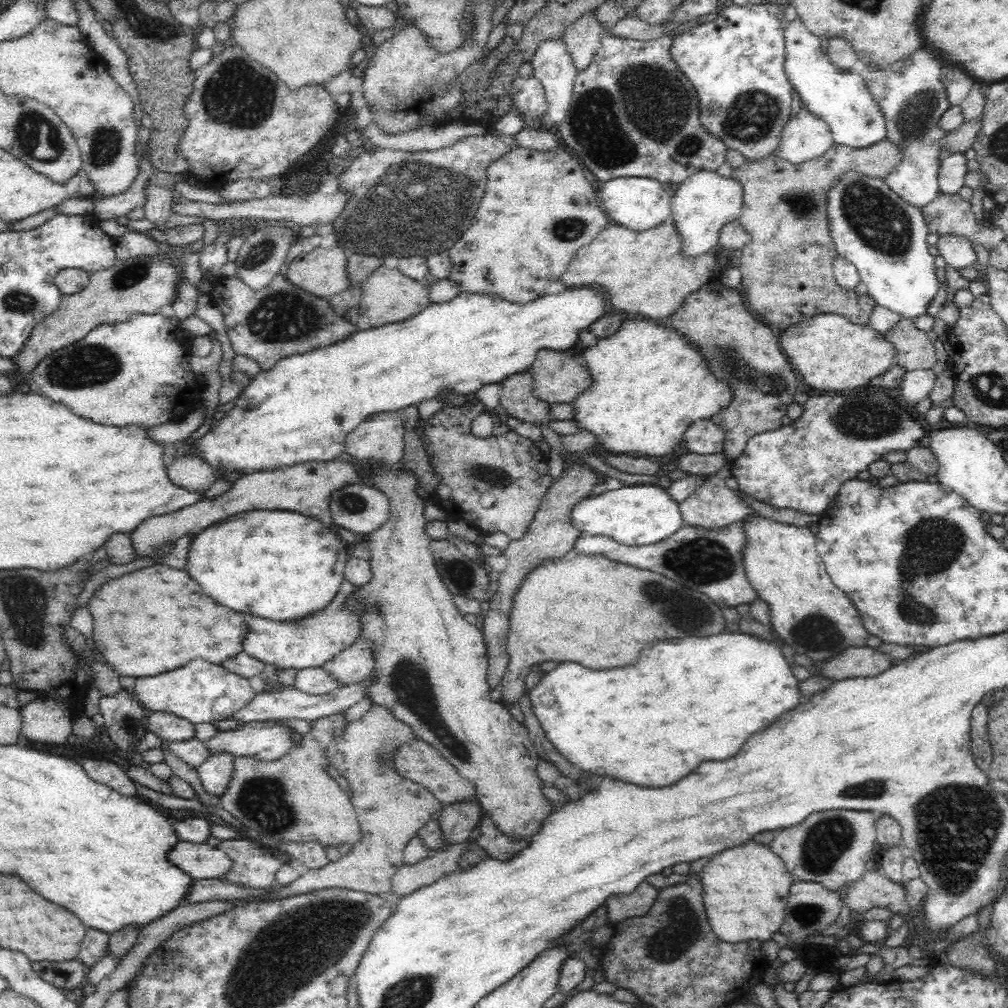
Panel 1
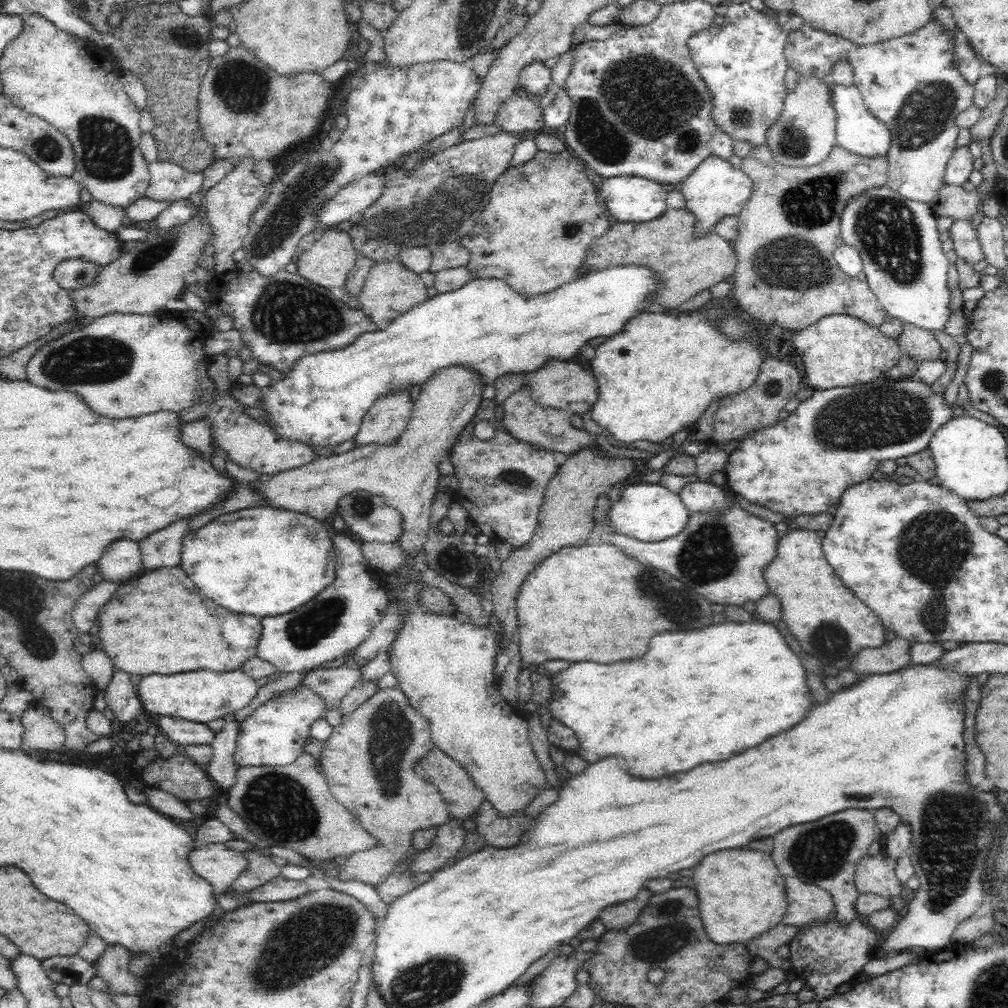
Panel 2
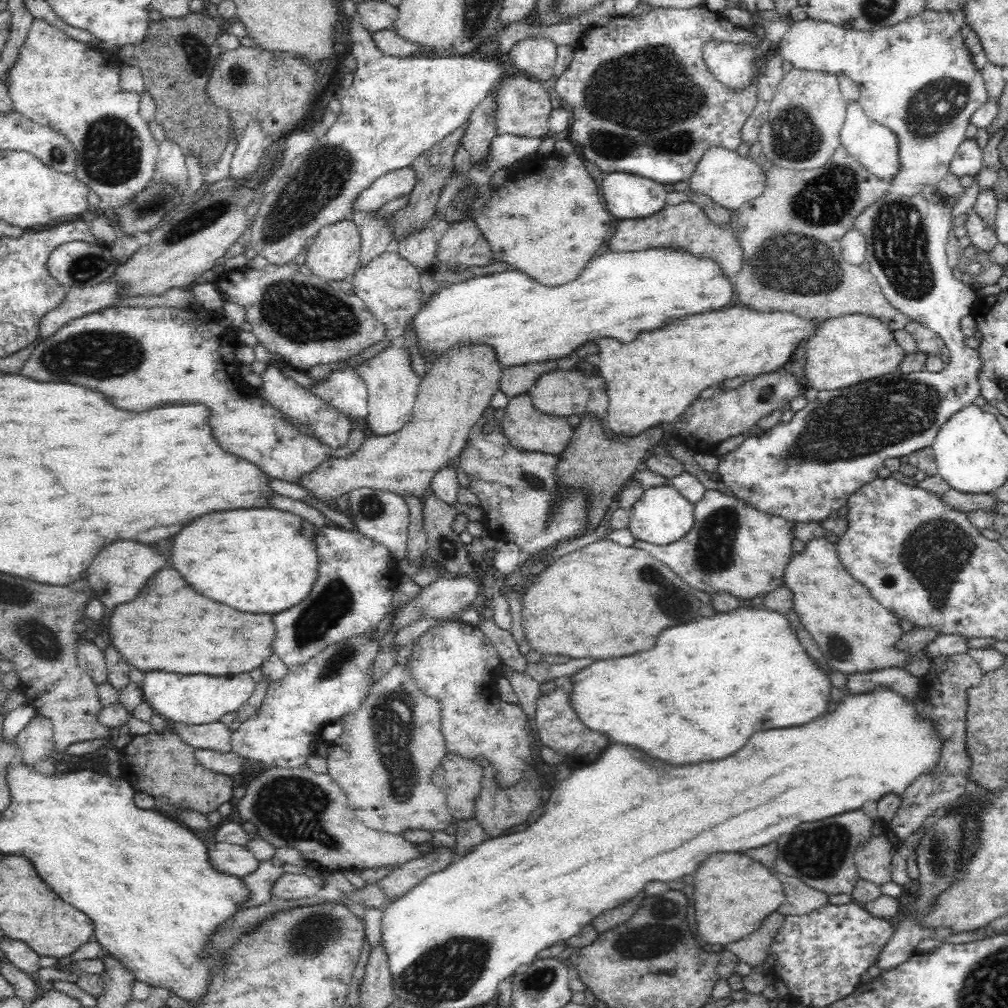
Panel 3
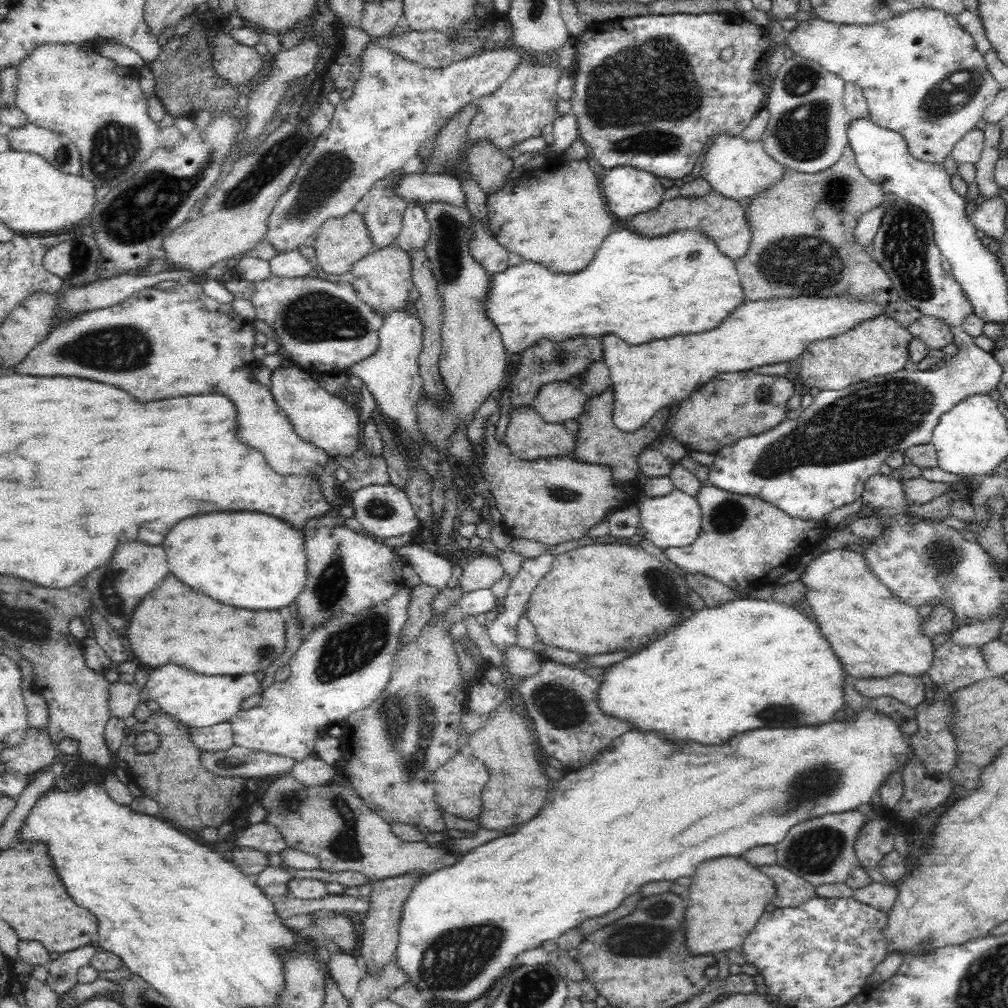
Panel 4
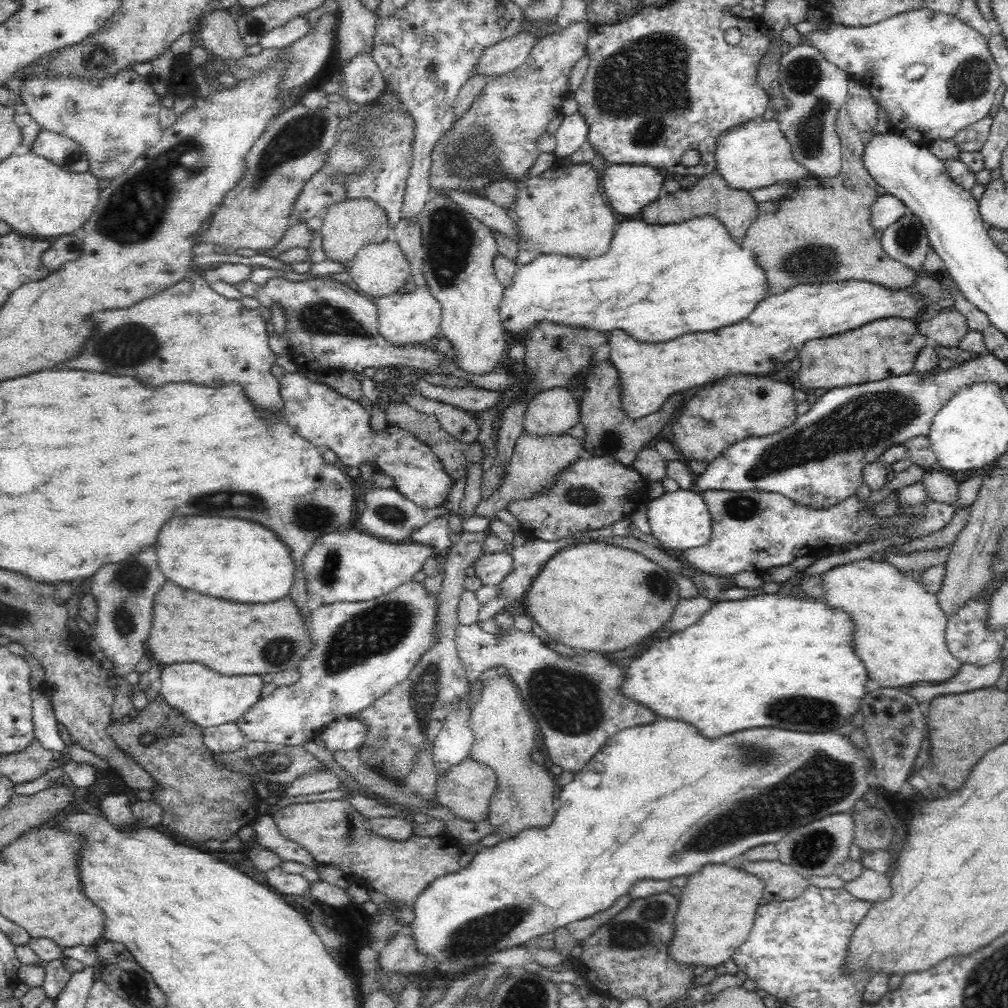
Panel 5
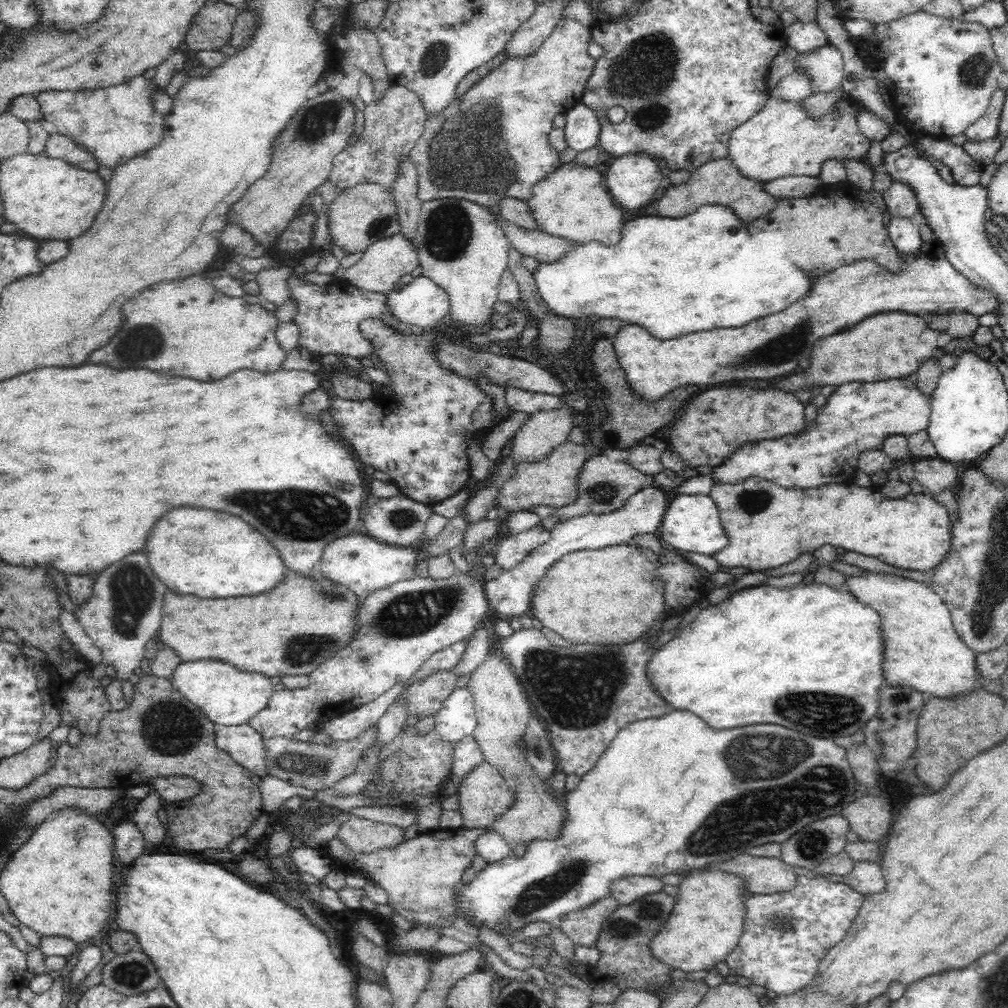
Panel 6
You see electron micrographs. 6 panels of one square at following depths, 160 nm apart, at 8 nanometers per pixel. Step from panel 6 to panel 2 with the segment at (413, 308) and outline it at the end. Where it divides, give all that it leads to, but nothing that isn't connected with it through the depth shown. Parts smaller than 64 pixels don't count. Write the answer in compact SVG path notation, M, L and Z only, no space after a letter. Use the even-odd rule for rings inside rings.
M390 390L368 409L354 438L354 446L393 445L411 421L413 409L407 390Z

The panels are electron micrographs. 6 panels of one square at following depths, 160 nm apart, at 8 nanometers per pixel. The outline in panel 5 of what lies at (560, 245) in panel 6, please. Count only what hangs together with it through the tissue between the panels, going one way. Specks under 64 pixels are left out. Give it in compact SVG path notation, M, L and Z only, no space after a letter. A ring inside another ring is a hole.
M446 191L438 192L436 196L448 197L489 229L501 232L510 240L516 240L516 225L506 215L505 210L481 194L470 195L466 192Z

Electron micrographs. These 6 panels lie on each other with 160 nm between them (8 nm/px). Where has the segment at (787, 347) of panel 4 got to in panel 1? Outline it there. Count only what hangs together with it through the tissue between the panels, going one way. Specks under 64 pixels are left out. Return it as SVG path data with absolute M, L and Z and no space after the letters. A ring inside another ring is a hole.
M627 317L620 323L617 331L609 336L598 339L598 342L594 346L590 346L586 351L582 352L581 361L589 370L592 382L588 386L586 391L580 392L578 396L570 405L572 405L572 411L574 416L570 418L573 420L574 425L580 429L590 431L594 437L596 437L597 447L612 455L630 455L632 456L673 456L676 450L680 448L680 443L684 441L686 429L693 423L699 420L708 420L712 416L718 415L723 408L726 408L732 400L731 386L724 381L719 381L714 378L710 372L708 372L708 364L703 354L693 345L690 341L682 335L682 333L676 332L676 330L670 330L668 326L658 326L658 324L652 324L652 319L633 318Z

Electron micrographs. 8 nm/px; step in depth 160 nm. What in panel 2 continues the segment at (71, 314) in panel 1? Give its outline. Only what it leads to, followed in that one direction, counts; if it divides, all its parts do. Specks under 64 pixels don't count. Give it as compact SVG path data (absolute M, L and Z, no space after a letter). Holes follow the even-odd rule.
M196 216L190 222L166 230L164 236L147 236L134 250L125 251L110 264L99 267L92 284L69 292L75 305L76 328L92 324L94 319L108 313L137 313L142 316L164 310L168 300L180 298L182 290L186 290L186 274L196 268L196 262L202 256L200 248L213 238L214 229L208 220Z

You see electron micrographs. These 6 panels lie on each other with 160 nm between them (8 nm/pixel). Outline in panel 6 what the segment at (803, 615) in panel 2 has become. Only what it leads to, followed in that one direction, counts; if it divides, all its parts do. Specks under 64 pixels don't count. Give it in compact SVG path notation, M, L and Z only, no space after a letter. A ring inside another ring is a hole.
M868 570L860 575L846 575L845 588L857 601L872 608L882 622L884 648L883 677L889 687L910 686L917 692L932 694L940 699L968 695L984 686L976 668L975 652L959 639L953 628L950 612L944 601L934 592L930 584L915 582L902 576L876 573Z

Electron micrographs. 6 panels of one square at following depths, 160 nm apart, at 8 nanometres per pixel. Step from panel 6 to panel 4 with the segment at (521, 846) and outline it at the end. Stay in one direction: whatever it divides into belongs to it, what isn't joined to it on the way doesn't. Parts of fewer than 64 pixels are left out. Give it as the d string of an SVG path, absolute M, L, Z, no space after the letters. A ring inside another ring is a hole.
M498 706L492 720L487 720L469 738L467 753L475 756L488 771L488 782L481 792L479 826L488 830L513 830L538 815L545 806L549 777L534 762L534 746L524 720L508 708Z

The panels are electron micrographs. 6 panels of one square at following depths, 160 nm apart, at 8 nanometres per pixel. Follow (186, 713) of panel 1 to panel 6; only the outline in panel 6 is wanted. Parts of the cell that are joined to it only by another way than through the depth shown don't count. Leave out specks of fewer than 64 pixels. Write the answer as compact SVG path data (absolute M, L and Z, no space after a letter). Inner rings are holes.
M196 660L181 662L170 676L171 686L194 703L215 725L238 726L247 723L266 708L273 694L270 679L263 673L248 672L227 662Z

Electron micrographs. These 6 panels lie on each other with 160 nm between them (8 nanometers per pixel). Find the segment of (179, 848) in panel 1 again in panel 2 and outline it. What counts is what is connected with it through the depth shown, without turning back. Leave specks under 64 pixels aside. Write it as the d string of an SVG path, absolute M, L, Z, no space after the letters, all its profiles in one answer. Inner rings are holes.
M224 843L196 844L187 855L194 873L210 883L217 898L246 868L242 853L226 848Z

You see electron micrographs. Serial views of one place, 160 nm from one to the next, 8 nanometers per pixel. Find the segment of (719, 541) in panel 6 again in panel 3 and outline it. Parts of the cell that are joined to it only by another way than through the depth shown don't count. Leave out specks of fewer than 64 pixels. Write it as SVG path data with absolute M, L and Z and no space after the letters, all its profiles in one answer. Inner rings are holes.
M671 484L650 487L641 491L641 496L628 509L628 526L635 540L656 546L666 546L680 540L694 522L694 505L684 498Z

